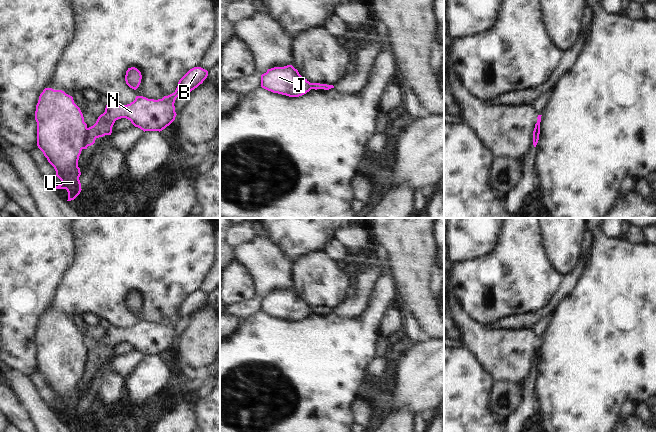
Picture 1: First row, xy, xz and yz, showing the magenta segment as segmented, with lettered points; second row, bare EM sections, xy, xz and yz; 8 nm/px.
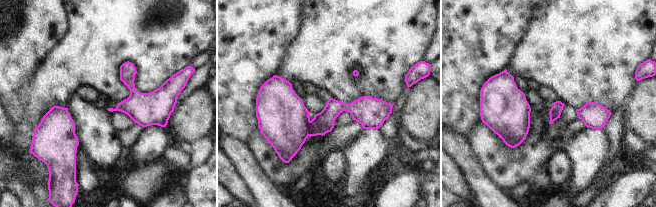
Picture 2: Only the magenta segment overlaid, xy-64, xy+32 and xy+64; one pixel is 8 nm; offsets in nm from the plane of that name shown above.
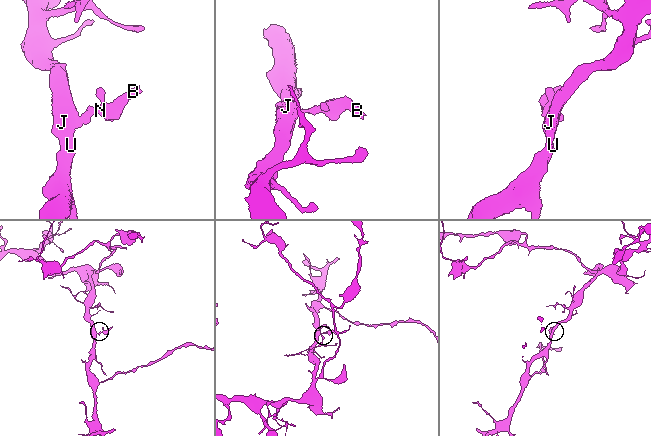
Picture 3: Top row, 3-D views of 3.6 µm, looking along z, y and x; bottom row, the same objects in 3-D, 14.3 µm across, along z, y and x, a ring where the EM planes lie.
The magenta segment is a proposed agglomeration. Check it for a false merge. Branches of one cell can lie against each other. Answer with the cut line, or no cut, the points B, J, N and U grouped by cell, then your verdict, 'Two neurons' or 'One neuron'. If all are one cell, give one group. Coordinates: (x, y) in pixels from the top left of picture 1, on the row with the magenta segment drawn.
Split along xy (88, 128), (86, 146). Groups: B N / J U. Two neurons

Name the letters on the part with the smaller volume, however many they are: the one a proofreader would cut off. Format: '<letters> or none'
B, N

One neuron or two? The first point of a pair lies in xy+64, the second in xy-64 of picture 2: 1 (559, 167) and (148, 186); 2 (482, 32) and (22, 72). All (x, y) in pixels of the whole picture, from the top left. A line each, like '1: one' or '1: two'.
1: two
2: one

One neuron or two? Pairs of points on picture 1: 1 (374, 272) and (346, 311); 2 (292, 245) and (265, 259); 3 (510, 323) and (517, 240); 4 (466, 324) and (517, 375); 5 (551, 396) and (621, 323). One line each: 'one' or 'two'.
1: one
2: two
3: two
4: one
5: one

